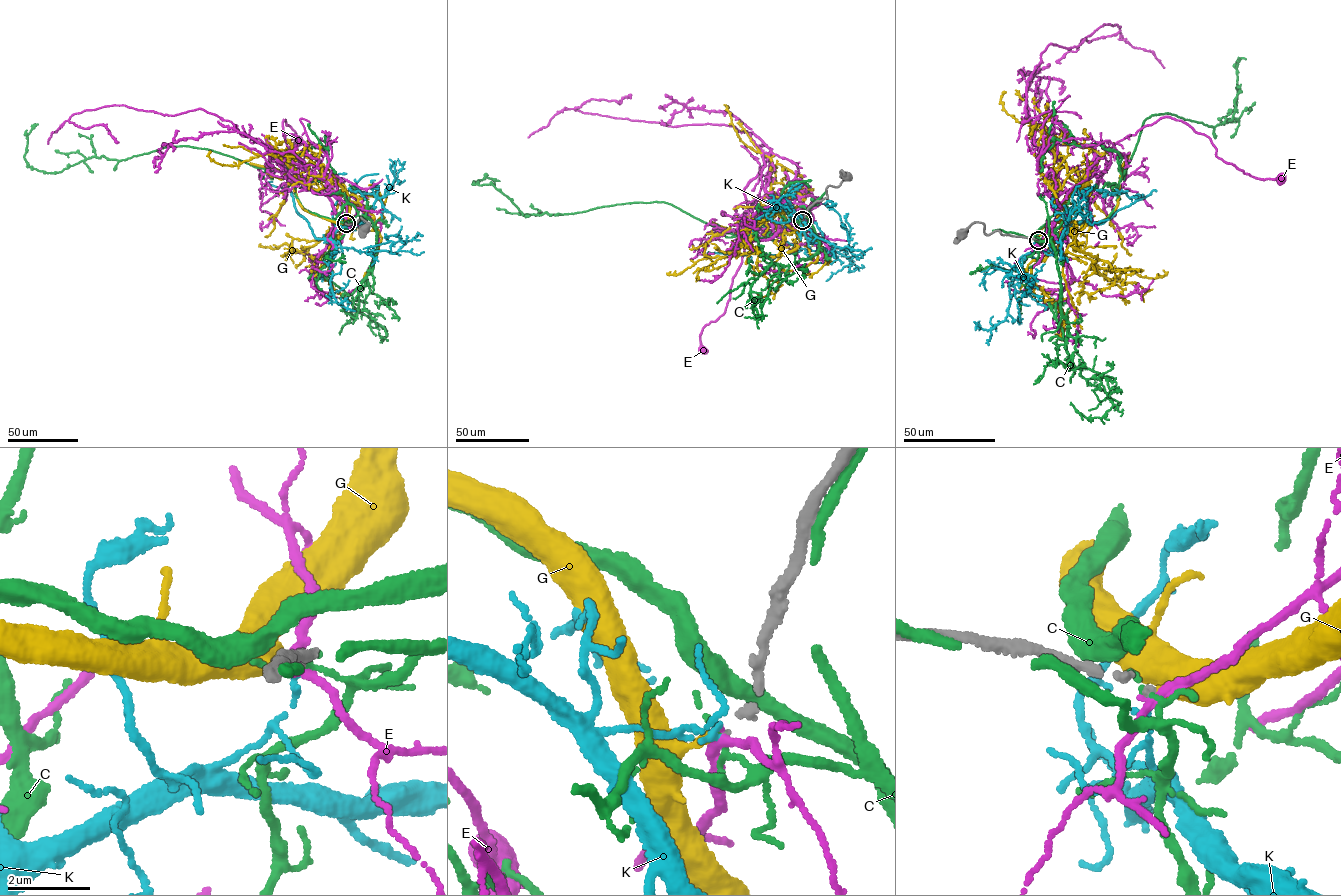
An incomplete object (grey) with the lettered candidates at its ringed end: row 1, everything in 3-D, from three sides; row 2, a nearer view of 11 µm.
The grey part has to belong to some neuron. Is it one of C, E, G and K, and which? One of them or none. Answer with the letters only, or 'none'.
G

